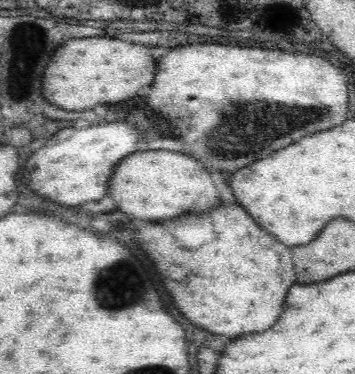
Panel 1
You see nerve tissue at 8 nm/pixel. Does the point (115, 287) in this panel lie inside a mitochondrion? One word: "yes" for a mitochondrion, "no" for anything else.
yes

